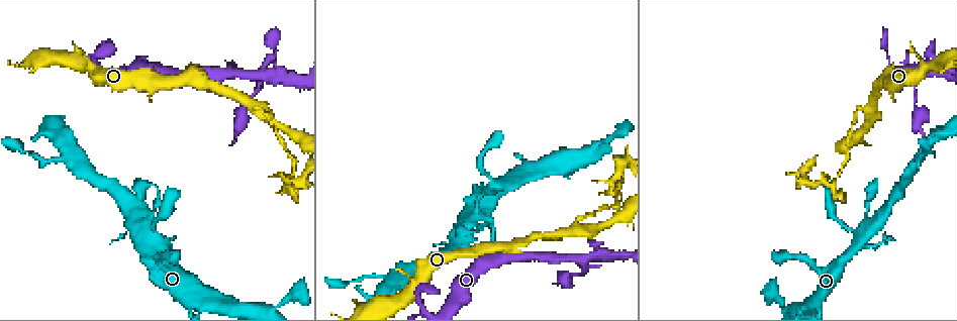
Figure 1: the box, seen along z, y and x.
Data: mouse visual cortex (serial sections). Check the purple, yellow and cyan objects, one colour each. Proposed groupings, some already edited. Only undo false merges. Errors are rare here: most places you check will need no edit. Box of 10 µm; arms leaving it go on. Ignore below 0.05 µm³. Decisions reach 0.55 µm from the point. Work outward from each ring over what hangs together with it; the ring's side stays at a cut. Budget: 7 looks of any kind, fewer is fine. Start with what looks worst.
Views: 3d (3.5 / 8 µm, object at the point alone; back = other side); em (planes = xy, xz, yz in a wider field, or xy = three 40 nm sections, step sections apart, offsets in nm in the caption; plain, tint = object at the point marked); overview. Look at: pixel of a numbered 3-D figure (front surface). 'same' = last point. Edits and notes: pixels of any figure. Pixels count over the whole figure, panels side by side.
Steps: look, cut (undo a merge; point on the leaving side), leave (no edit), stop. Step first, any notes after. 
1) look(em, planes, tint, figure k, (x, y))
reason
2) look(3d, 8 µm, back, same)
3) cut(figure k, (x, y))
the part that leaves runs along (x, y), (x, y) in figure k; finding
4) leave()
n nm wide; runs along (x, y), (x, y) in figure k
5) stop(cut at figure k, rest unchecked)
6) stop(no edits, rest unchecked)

look(3d, 3.5 µm, figure 1, (252, 104))
three arms meet

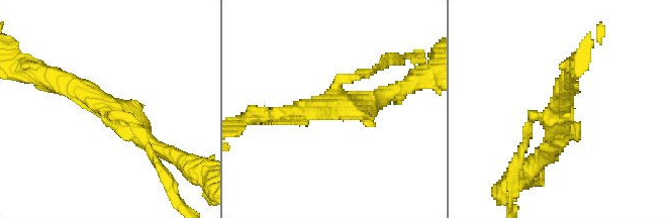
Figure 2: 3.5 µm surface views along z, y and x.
look(em, xy, step 3, tint, figure 2, (558, 110))
3 arms; arms of 150, 300, 300 nm

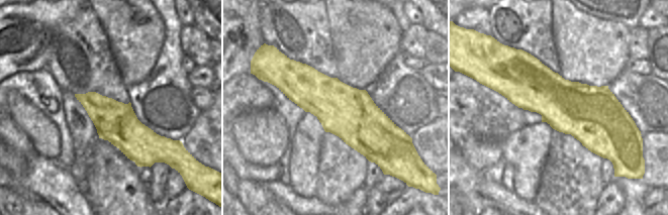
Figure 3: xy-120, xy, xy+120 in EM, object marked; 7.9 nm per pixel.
cut(figure 2, (526, 142))
the part that leaves runs along (534, 115), (512, 184) in figure 2; two cells meet here

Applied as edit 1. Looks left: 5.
look(overview)

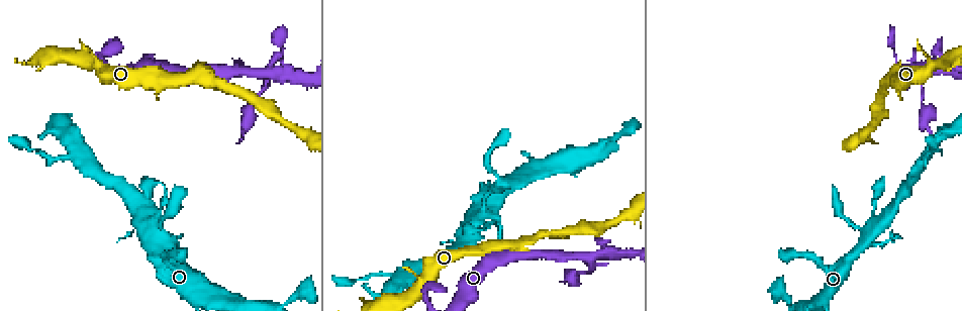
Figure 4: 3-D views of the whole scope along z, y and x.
look(3d, 3.5 µm, figure 4, (415, 271))
side arm on a straight run

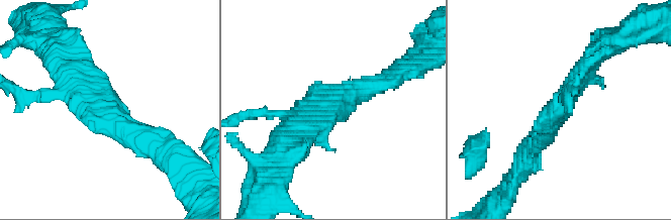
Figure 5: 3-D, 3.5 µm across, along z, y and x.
look(em, xy, step 2, tint, figure 5, (332, 105))
now the EM

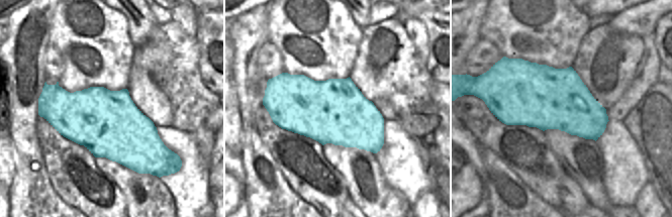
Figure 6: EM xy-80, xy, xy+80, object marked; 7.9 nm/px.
leave()
3 arms; runs along (154, 145), (74, 59) in figure 5; one cell here

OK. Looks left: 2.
stop(cut at figure 2, rest unchecked)

